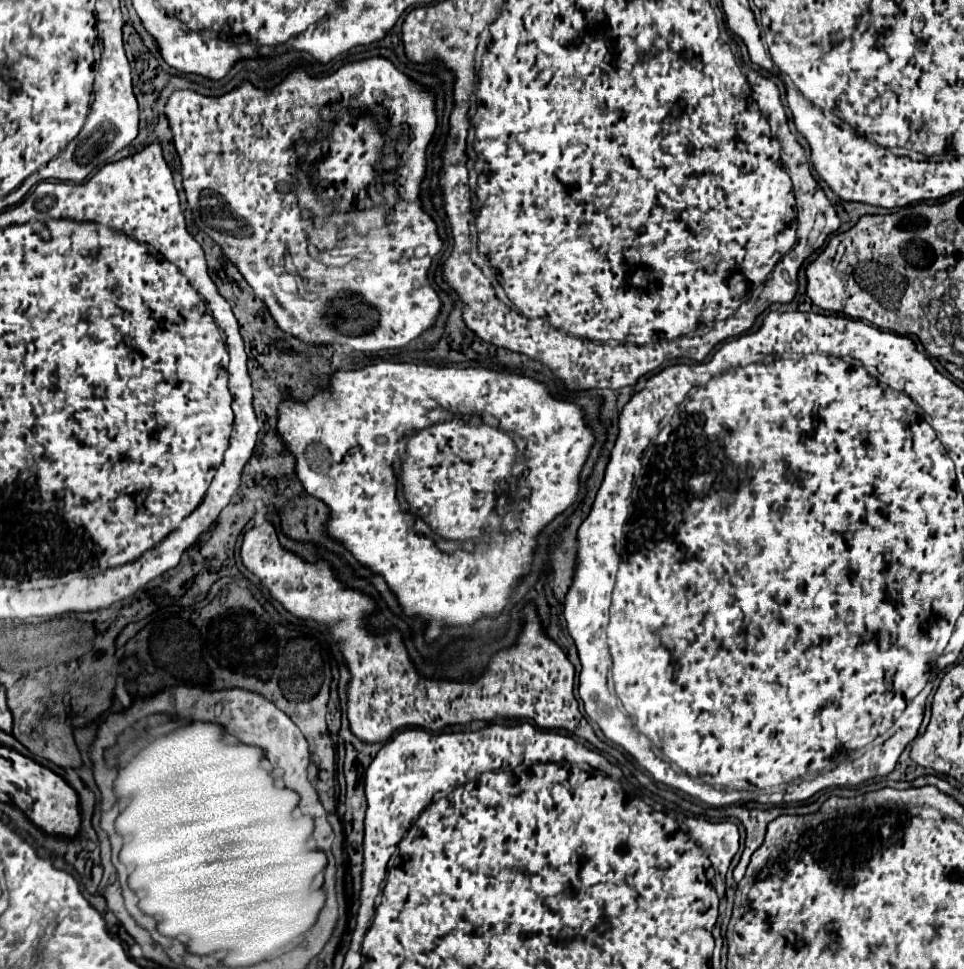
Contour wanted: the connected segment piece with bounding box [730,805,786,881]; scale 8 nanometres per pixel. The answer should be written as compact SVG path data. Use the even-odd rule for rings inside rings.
M730 807L730 815L740 819L742 825L746 827L746 849L742 853L742 859L738 863L738 867L734 869L734 879L740 881L746 873L746 867L750 863L752 853L762 845L764 835L766 835L766 827L772 819L776 819L778 815L786 813L784 807L768 807L768 809L746 809L746 807Z

